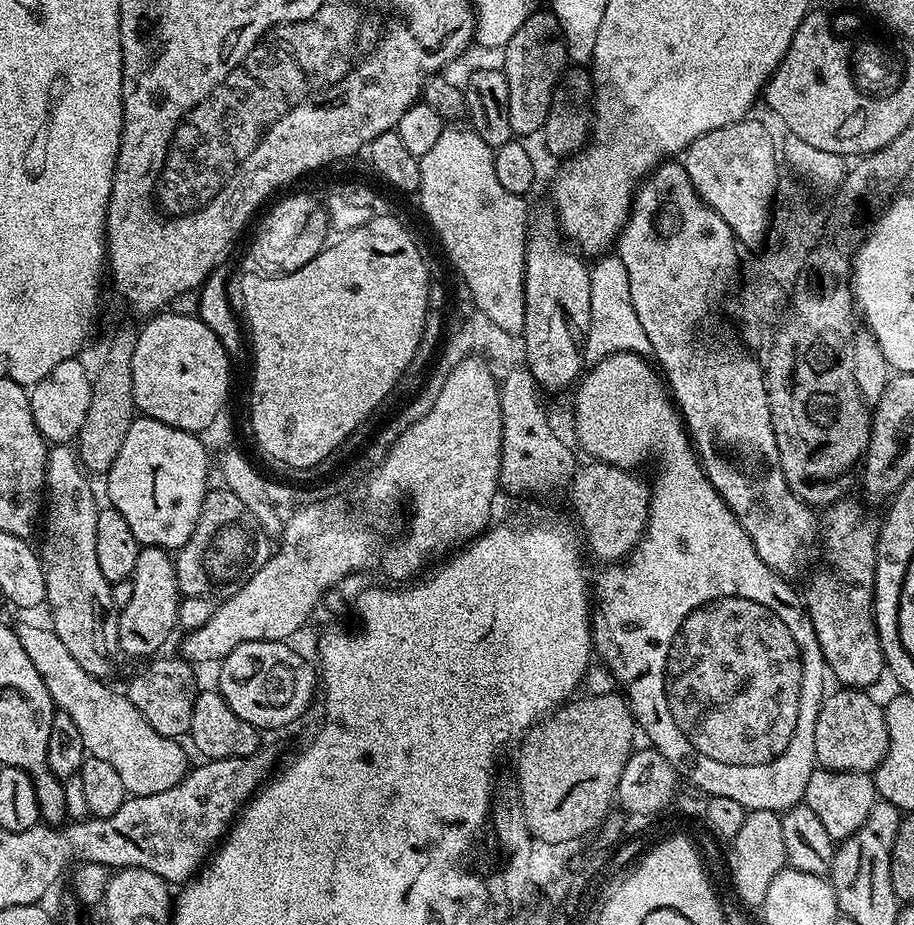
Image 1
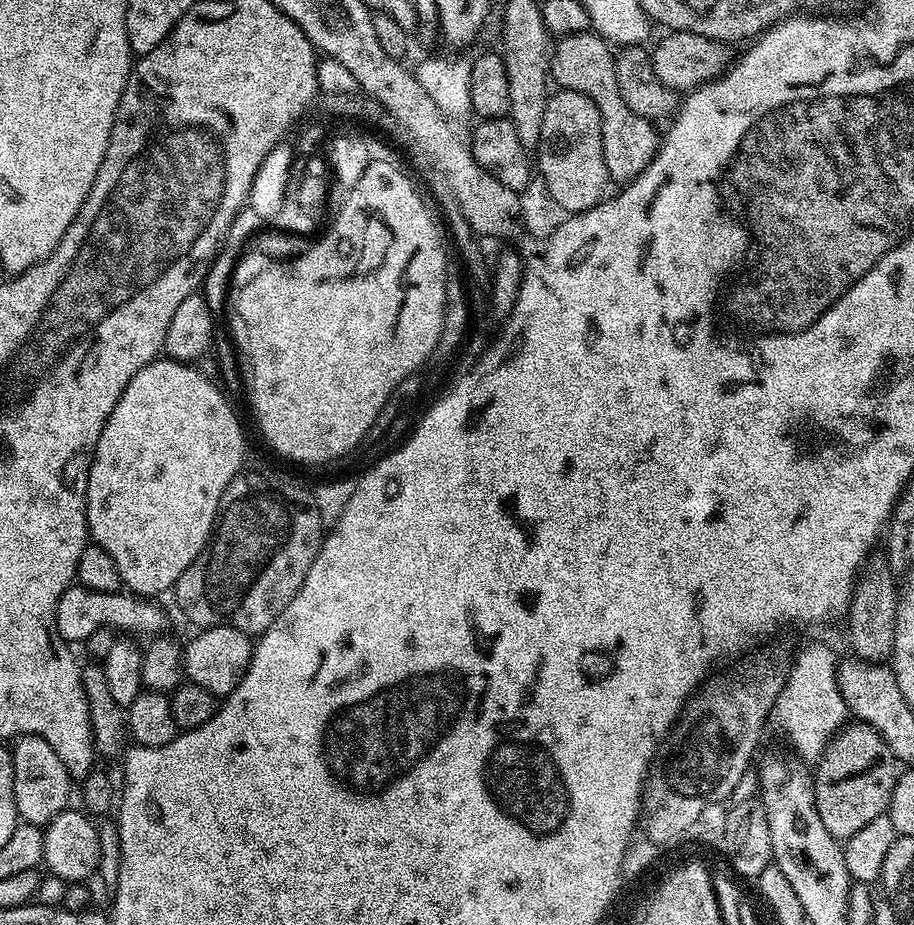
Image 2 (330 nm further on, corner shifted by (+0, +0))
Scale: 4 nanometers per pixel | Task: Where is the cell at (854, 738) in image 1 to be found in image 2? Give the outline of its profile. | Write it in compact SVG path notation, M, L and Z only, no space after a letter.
M850 722L840 729L829 741L813 773L818 816L831 836L843 842L862 830L867 822L885 815L897 775L895 756L872 727Z

